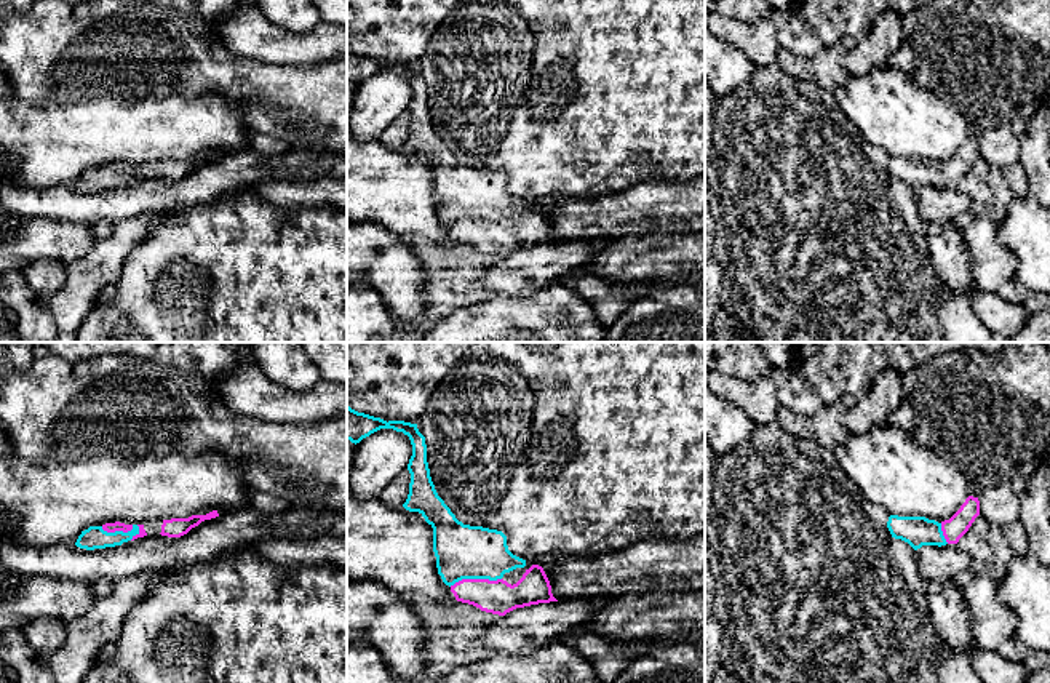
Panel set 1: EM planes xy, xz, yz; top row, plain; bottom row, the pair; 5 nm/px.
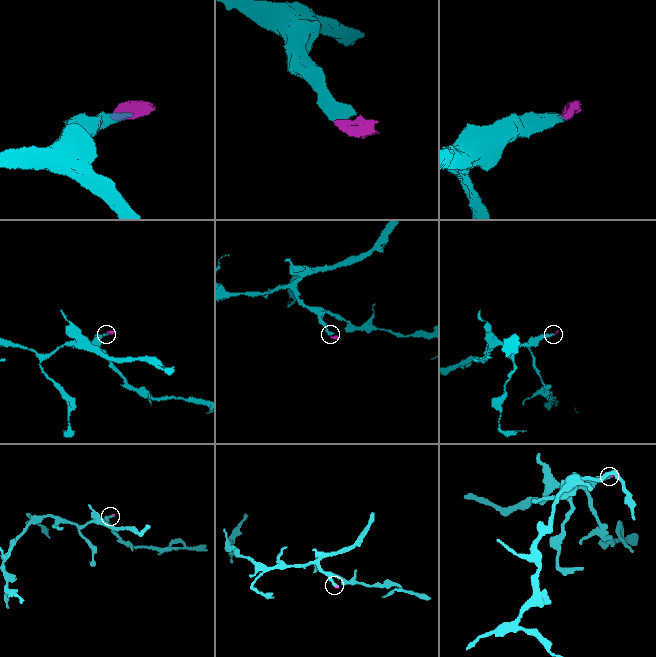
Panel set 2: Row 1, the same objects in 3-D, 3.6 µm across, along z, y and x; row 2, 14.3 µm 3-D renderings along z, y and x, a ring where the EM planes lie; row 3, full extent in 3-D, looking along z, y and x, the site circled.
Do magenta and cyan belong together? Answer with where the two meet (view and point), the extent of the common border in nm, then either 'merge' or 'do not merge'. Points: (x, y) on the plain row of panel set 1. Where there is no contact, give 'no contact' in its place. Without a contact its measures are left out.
xz (475, 221) | 260 nm | merge

